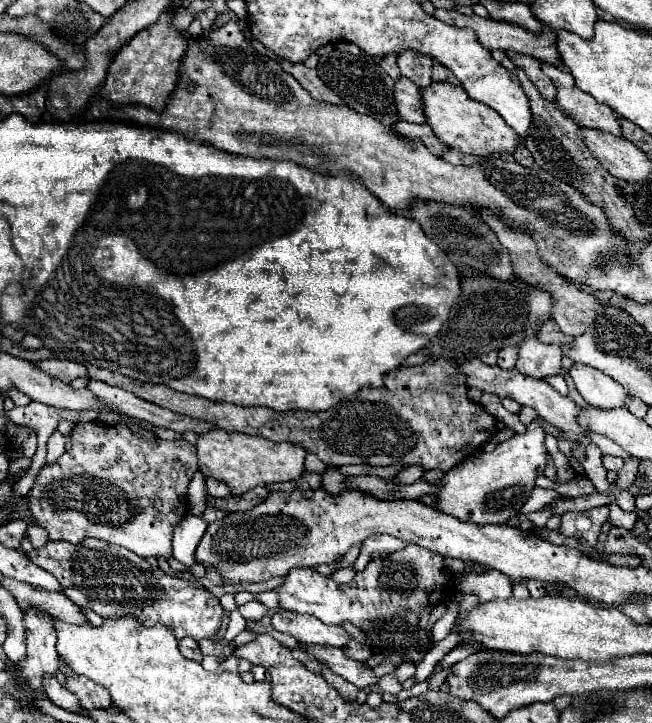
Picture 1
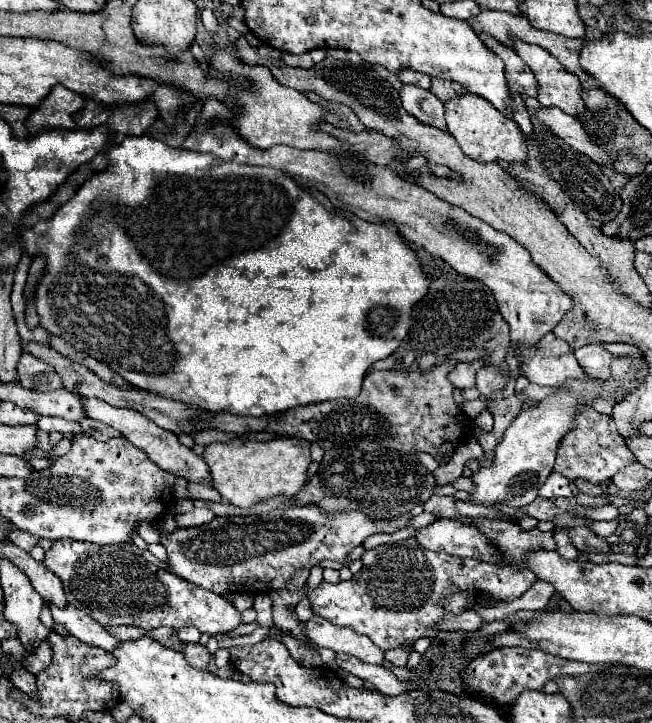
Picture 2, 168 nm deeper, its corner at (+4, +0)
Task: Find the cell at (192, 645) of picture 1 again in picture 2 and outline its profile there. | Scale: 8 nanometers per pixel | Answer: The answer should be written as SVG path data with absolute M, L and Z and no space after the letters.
M186 644L182 654L184 654L184 658L186 658L186 662L190 666L194 666L198 670L206 670L210 654L208 654L208 650L202 644Z

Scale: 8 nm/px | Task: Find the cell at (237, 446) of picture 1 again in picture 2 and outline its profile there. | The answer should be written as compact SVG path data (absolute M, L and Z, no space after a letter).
M234 438L230 442L208 444L202 458L210 468L212 486L220 492L222 500L248 508L262 498L272 498L278 494L294 496L306 484L310 444L300 438L274 438L268 442Z

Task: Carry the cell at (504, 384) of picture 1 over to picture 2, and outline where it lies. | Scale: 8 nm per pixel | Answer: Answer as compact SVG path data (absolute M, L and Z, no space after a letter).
M584 408L582 412L576 412L576 426L560 440L554 470L570 480L586 478L592 484L600 484L602 480L612 478L616 470L632 462L634 456L624 446L624 438L618 434L614 420L606 414L596 412L594 408Z

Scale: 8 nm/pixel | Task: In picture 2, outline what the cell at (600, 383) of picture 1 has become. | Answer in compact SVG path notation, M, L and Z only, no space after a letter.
M552 332L546 334L536 348L518 348L516 354L522 358L524 376L534 384L566 386L570 380L588 380L572 348Z

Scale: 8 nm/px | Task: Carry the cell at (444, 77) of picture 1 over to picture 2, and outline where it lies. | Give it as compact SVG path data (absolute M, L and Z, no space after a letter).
M432 78L432 86L430 86L430 92L434 96L438 96L442 102L450 100L452 96L458 96L458 94L464 94L466 88L458 82L452 82L452 80L442 80L442 78Z

